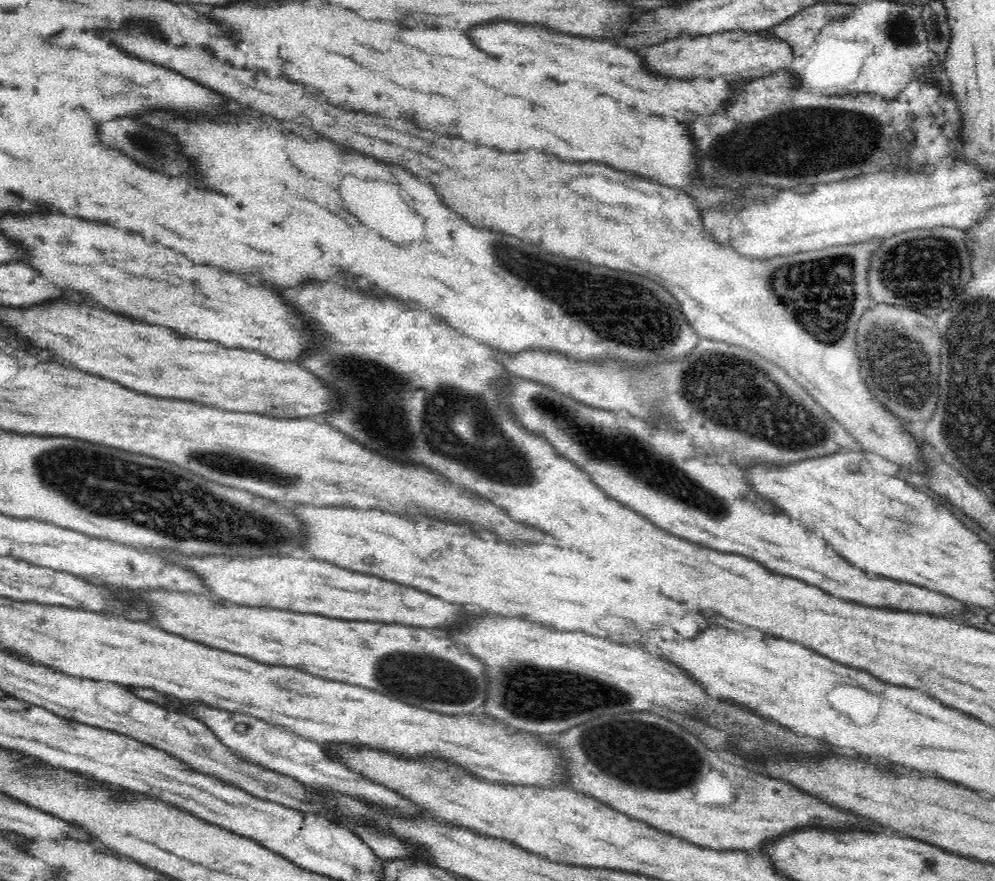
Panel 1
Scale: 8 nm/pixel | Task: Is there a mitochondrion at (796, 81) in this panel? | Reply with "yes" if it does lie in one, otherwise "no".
no

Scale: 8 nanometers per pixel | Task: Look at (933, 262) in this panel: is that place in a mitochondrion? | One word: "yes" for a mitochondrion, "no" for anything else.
yes

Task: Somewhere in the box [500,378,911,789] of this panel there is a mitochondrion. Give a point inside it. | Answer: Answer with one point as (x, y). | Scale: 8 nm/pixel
(626, 451)

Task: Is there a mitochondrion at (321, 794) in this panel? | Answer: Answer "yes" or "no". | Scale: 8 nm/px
no

